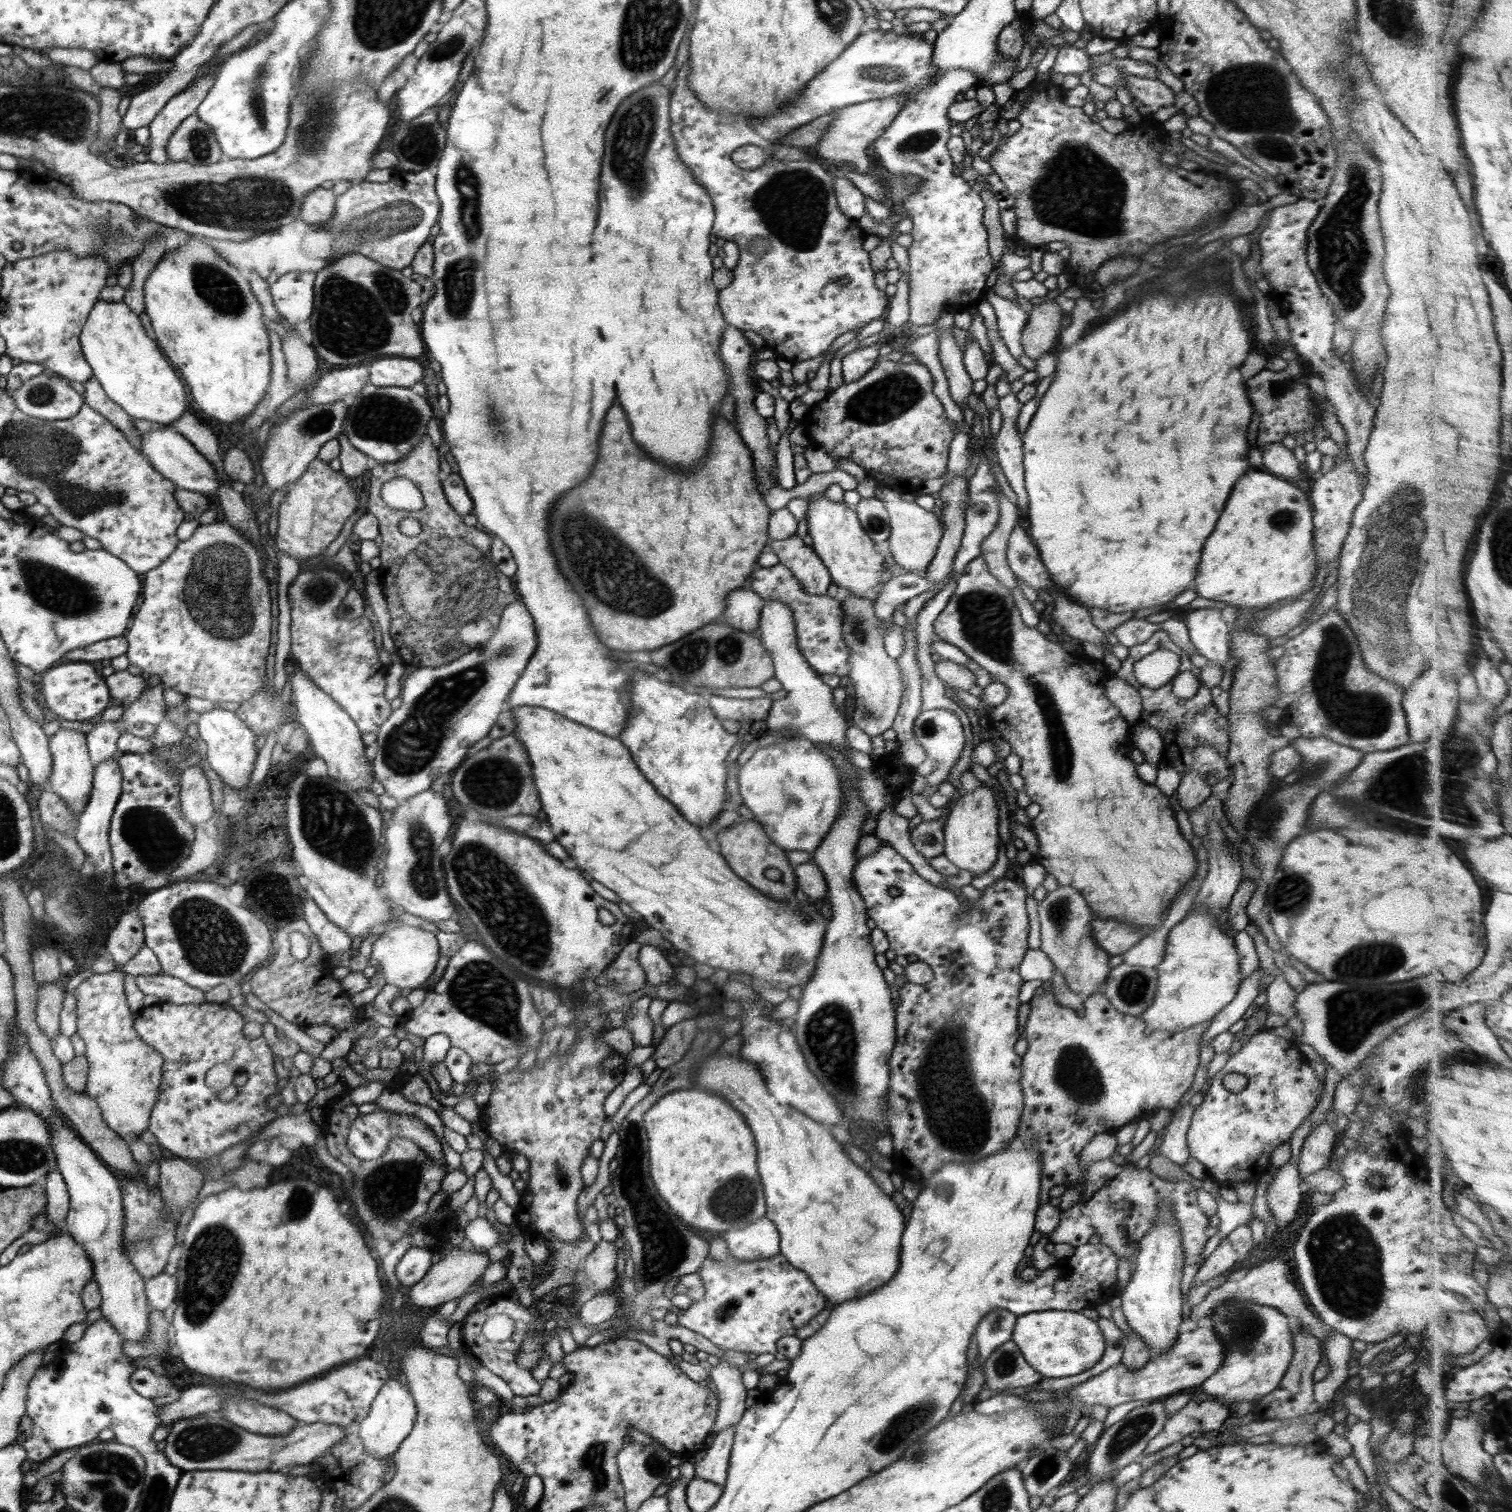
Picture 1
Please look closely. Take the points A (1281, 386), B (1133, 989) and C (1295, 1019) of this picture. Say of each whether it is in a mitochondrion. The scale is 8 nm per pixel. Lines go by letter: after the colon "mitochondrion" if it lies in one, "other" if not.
A: mitochondrion
B: mitochondrion
C: other

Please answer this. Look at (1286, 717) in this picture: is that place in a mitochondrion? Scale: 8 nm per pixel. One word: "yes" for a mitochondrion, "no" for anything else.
no

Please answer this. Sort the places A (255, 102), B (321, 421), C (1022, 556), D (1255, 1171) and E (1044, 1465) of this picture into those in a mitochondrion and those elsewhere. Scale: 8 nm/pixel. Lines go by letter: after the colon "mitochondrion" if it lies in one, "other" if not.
A: mitochondrion
B: mitochondrion
C: mitochondrion
D: other
E: mitochondrion

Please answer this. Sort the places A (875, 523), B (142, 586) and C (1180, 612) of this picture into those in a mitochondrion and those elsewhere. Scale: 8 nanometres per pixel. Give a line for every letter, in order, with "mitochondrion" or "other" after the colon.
A: mitochondrion
B: other
C: other

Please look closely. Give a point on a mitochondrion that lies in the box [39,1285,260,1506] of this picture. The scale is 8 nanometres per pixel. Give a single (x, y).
(204, 1441)

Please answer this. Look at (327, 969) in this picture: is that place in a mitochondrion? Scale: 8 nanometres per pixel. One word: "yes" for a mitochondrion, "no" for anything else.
no

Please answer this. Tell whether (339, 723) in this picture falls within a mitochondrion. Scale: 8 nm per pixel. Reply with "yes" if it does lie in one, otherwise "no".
no

